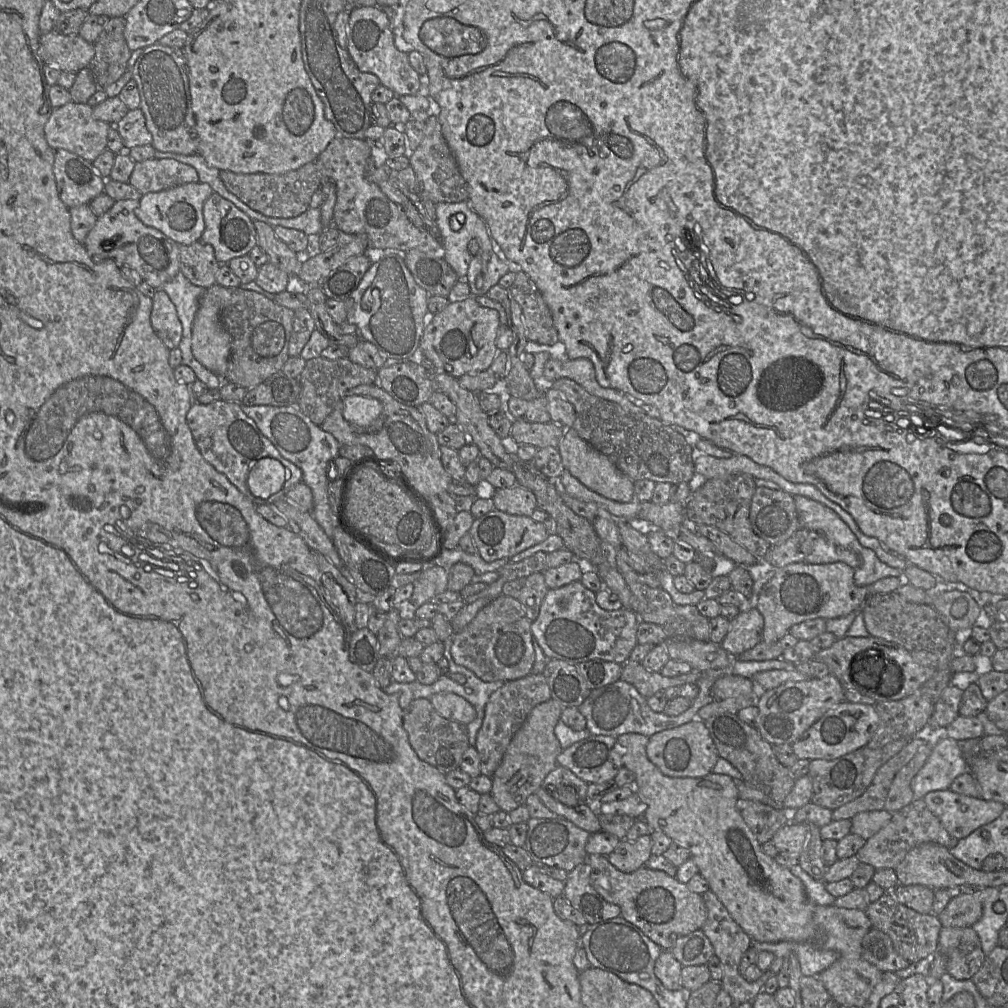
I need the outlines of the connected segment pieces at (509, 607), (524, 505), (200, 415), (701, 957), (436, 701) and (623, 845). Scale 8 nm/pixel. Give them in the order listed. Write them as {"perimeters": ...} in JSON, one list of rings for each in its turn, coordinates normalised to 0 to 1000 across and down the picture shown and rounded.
{"perimeters":[[[[498,589],[477,603],[456,627],[449,627],[448,654],[480,677],[503,677],[522,672],[527,669],[532,653],[527,619],[518,599]]],[[[516,481],[493,485],[488,493],[492,506],[515,512],[527,512],[533,505],[529,488]]],[[[221,397],[207,401],[191,400],[185,412],[185,419],[201,454],[255,501],[255,494],[246,484],[245,473],[249,463],[256,456],[271,454],[284,464],[282,489],[285,489],[294,479],[300,478],[301,470],[298,464],[277,449],[268,437],[259,430],[254,420],[242,411],[238,402]]],[[[696,923],[674,931],[665,944],[677,958],[701,957],[709,948],[707,938]]],[[[446,687],[431,688],[426,692],[434,707],[450,716],[464,719],[472,712],[471,702],[460,692]]],[[[645,828],[634,830],[628,835],[615,833],[612,840],[602,850],[603,854],[616,865],[626,866],[639,860],[647,848]]]]}

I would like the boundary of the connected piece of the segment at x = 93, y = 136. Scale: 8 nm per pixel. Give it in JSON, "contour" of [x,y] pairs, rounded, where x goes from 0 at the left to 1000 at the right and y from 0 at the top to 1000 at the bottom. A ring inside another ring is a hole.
{"contour":[[[68,102],[52,109],[44,126],[45,137],[54,149],[63,148],[92,161],[106,148],[106,134],[111,124],[92,116],[92,107],[86,102]]]}

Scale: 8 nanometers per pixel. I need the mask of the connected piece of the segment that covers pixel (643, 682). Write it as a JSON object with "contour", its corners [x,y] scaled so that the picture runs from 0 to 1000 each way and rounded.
{"contour":[[[623,655],[618,659],[616,675],[628,680],[641,693],[668,681],[690,679],[695,667],[687,666],[683,669],[660,672],[655,667],[647,667],[635,658]]]}

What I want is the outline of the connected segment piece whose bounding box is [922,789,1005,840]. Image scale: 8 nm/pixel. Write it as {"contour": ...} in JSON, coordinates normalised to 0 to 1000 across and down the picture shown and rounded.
{"contour":[[[942,783],[921,786],[915,794],[948,833],[986,814],[997,802],[993,796],[950,788]]]}

